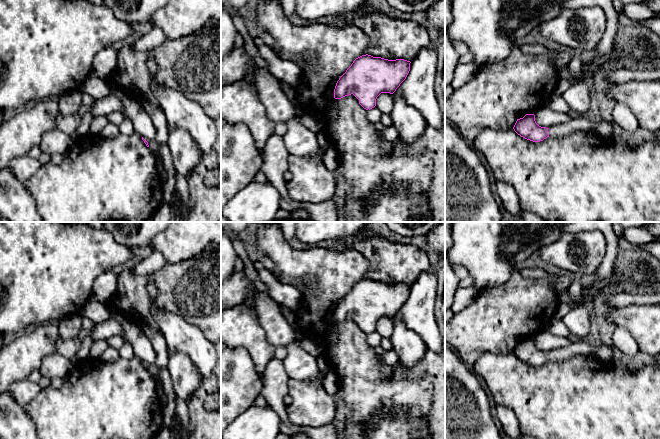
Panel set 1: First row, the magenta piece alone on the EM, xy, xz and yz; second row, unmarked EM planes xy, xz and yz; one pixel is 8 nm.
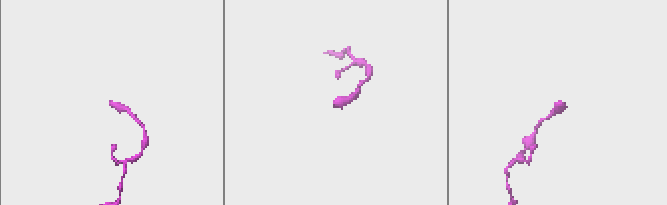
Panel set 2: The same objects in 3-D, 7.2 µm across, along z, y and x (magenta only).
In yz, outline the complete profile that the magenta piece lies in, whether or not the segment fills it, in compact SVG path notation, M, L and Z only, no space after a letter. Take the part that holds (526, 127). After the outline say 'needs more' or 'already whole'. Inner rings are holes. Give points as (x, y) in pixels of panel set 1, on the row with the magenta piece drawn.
M526 114L517 119L513 129L521 137L533 142L543 141L549 136L566 136L579 130L595 132L604 139L613 138L613 122L591 121L586 115L575 115L567 123L546 128L536 123L534 114Z; needs more

